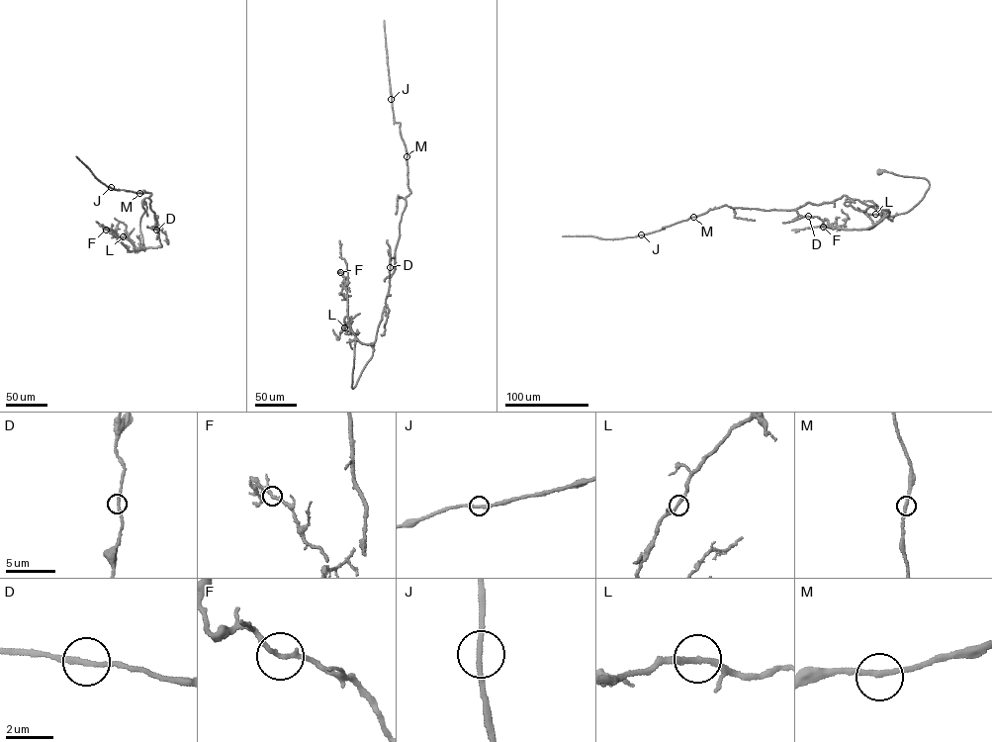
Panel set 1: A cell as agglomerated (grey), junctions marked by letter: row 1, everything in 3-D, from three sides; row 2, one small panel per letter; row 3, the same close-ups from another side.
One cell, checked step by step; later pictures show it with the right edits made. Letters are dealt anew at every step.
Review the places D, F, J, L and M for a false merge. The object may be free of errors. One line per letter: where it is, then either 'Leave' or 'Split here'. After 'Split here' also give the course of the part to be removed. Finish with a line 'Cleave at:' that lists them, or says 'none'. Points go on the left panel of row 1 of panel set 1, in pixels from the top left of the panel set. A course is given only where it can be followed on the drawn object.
D: Place: (156, 230). Leave
F: Place: (106, 230). Leave
J: Place: (111, 187). Leave
L: Place: (123, 236). Leave
M: Place: (139, 193). Leave
Cleave at: none

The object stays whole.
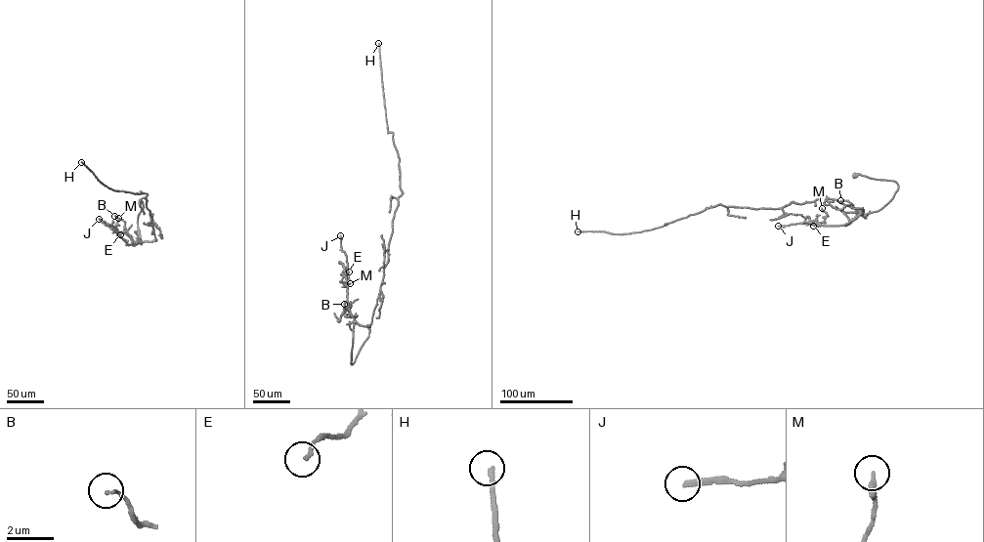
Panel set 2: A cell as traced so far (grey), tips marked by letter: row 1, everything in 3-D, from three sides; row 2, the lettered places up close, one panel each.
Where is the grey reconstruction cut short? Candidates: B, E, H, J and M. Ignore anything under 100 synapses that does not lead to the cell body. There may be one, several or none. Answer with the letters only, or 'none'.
H

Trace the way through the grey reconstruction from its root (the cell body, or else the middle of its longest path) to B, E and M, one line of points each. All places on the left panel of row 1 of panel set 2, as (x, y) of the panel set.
B: (140, 201), (144, 206), (137, 222), (142, 244), (133, 242), (124, 231), (125, 222), (114, 216)
E: (140, 201), (144, 206), (137, 222), (142, 244), (138, 241), (128, 244), (120, 234)
M: (140, 201), (144, 206), (137, 222), (142, 244), (138, 241), (128, 244), (113, 231), (118, 218)

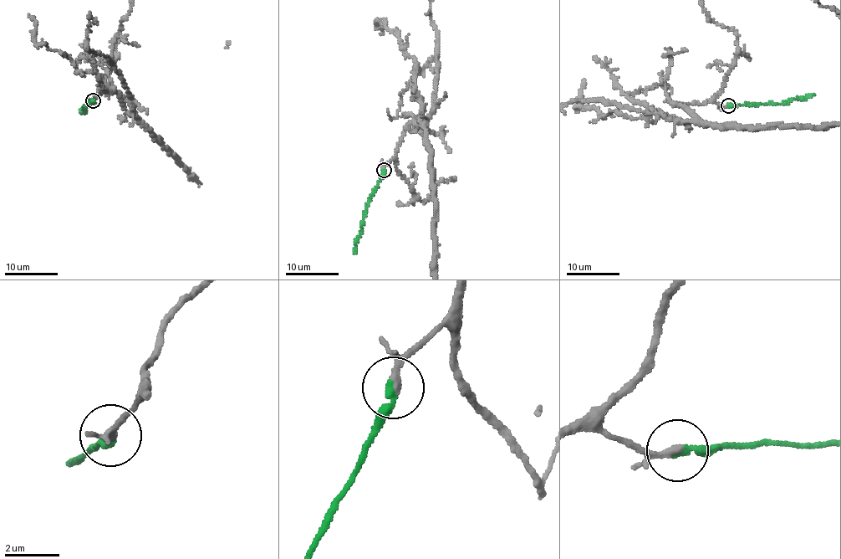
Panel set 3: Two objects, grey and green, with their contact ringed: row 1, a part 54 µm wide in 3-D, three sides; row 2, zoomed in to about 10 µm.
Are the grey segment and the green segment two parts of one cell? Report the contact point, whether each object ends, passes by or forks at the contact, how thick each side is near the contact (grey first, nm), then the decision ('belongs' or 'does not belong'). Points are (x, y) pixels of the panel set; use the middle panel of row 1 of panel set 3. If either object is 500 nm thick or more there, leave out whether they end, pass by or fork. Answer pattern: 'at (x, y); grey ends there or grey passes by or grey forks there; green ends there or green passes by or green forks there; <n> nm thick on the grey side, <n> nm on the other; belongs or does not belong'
at (384, 170); grey passes by; green ends there; 190 nm thick on the grey side, 320 nm on the other; belongs

